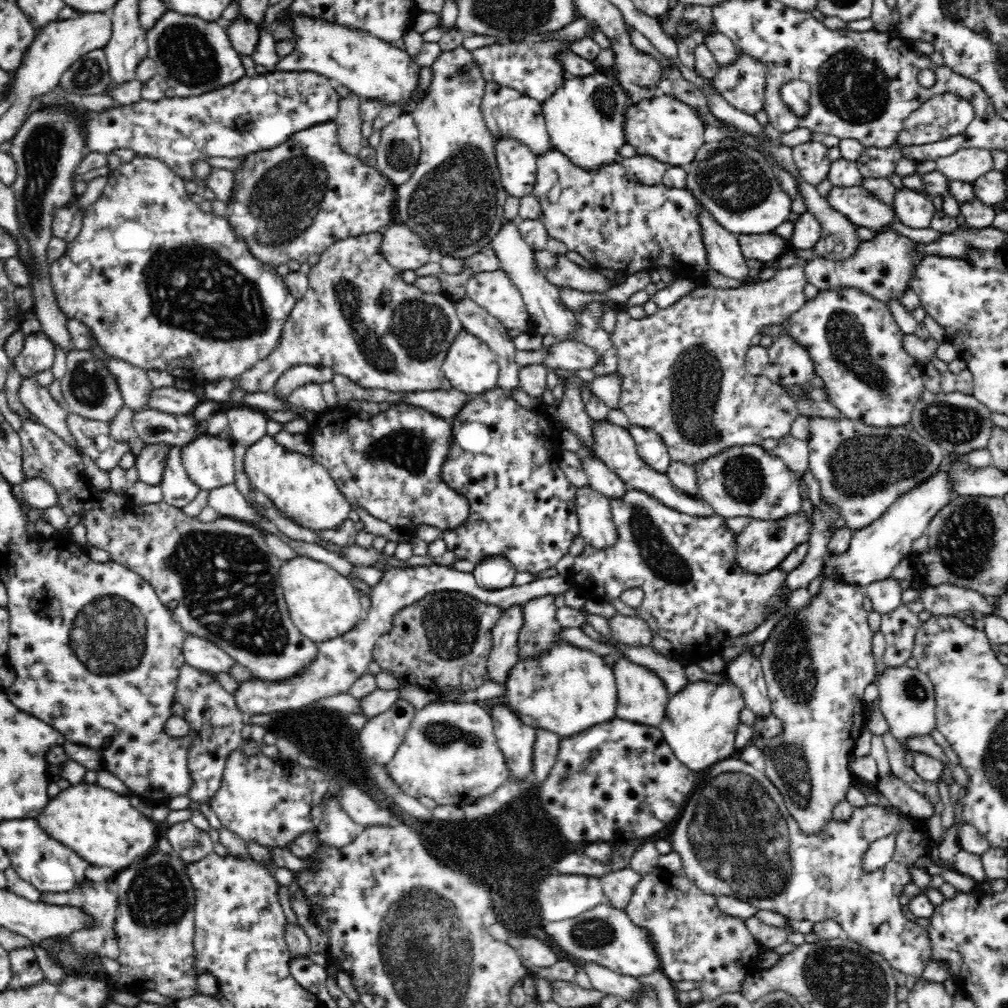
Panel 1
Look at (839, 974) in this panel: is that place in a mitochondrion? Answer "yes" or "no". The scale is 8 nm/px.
yes

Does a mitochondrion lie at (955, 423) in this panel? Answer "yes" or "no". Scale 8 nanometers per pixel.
yes

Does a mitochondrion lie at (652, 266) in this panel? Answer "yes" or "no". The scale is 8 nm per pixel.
no

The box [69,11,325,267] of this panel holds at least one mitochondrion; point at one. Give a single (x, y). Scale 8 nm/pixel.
(188, 55)

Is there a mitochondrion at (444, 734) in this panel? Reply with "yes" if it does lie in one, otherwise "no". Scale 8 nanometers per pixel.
yes

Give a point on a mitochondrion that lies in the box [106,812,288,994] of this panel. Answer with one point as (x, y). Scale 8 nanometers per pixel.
(158, 897)

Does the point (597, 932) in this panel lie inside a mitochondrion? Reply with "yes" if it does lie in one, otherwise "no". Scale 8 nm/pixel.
yes

